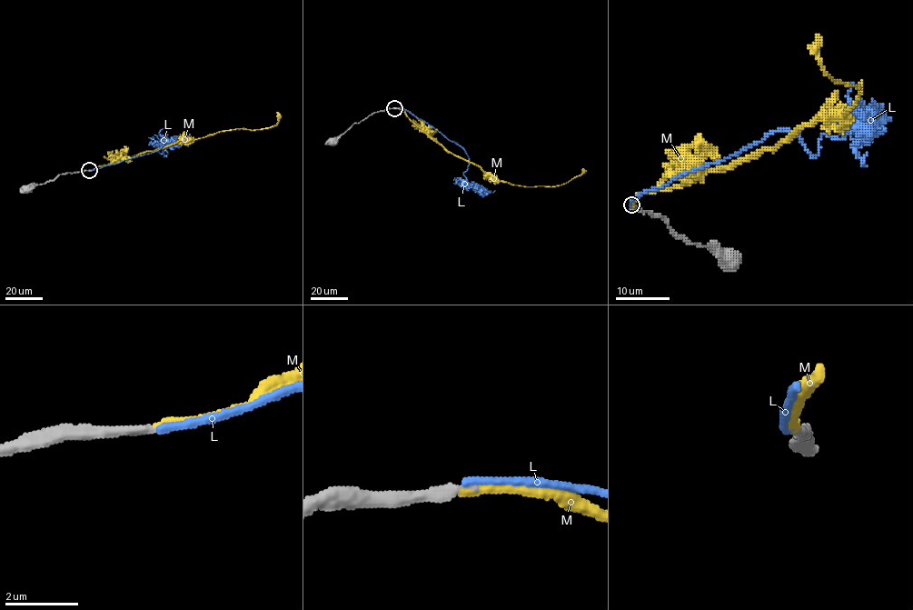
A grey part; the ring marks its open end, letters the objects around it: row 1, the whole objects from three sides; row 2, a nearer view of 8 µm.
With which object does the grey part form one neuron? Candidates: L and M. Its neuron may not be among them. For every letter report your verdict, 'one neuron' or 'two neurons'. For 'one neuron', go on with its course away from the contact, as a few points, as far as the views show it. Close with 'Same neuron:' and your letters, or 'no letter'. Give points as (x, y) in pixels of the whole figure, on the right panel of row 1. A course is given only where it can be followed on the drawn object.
L: two neurons
M: one neuron | via (632, 205), (639, 194), (686, 185), (843, 114), (860, 83), (827, 74), (818, 34)
Same neuron: M

